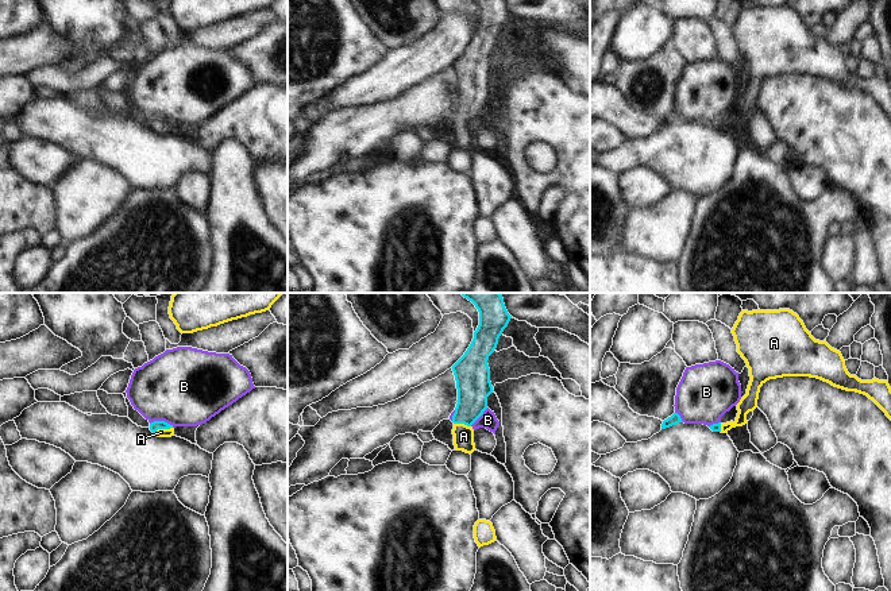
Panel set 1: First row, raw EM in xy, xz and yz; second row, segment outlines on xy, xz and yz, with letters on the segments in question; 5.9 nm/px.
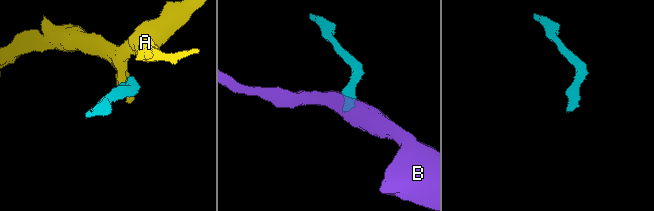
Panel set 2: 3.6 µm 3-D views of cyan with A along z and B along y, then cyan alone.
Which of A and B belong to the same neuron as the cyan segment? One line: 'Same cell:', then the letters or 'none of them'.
Same cell: A

